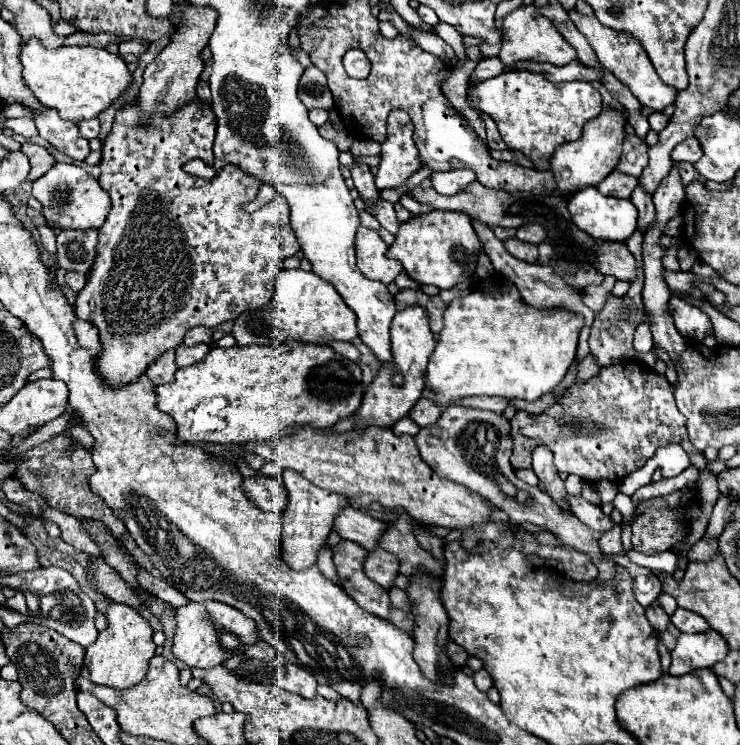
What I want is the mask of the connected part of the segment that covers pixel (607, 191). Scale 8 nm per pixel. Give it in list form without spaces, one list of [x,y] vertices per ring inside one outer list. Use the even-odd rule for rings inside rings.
[[[612,171],[600,185],[598,191],[608,197],[618,197],[618,199],[630,199],[634,187],[638,185],[638,179],[632,175],[624,175],[618,171]]]

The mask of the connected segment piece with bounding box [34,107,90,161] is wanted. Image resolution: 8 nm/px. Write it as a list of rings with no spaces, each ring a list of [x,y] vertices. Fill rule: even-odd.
[[[34,109],[34,121],[40,137],[44,137],[50,145],[68,157],[82,161],[90,153],[88,141],[78,133],[76,123],[60,119],[56,109]]]

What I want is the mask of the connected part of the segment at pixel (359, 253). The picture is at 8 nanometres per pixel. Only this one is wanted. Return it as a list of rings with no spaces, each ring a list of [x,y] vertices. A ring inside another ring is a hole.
[[[360,227],[356,233],[356,263],[364,277],[380,281],[380,283],[392,283],[396,275],[402,271],[400,261],[390,261],[386,257],[386,243],[380,239],[378,231]]]

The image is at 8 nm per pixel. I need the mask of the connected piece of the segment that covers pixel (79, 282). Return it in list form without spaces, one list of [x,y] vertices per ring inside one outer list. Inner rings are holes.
[[[76,271],[66,273],[66,285],[68,285],[70,289],[80,291],[80,289],[84,287],[84,283],[86,283],[86,275],[84,275],[84,273],[76,273]]]

